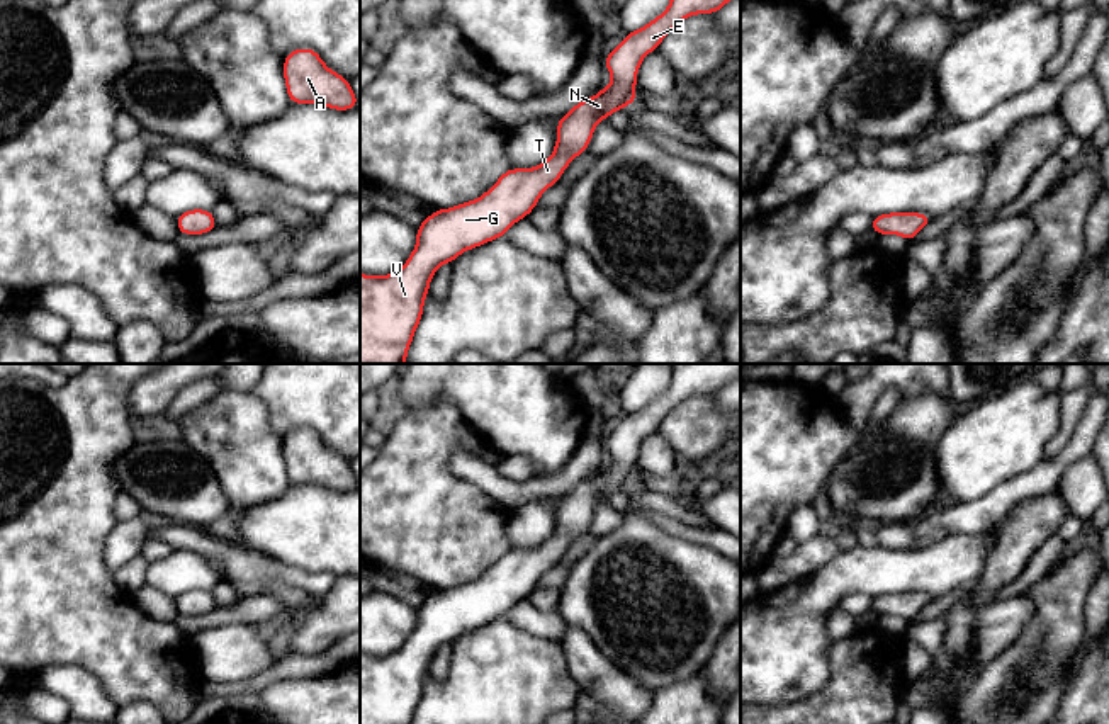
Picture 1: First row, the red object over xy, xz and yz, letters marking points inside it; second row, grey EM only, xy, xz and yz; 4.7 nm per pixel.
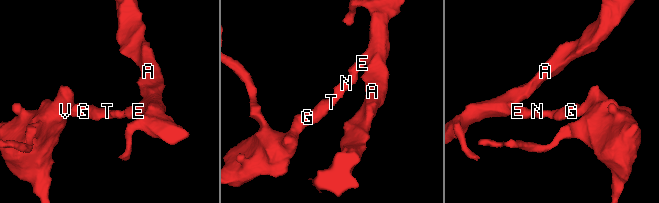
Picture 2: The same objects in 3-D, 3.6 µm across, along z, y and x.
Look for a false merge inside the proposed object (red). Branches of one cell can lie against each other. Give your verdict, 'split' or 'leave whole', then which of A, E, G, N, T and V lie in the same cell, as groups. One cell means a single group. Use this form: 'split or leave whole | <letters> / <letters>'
leave whole | A E G N T V

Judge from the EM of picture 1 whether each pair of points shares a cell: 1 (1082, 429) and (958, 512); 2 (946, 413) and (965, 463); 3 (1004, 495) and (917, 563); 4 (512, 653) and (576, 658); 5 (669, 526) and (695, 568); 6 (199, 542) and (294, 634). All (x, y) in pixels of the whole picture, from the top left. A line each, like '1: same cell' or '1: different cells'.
1: same cell
2: different cells
3: different cells
4: different cells
5: different cells
6: different cells

